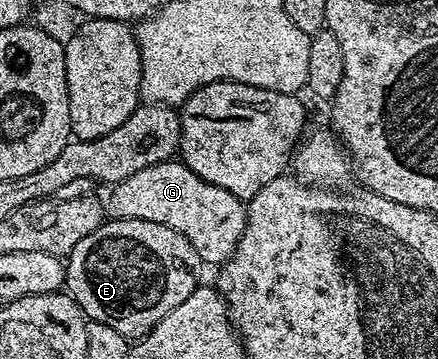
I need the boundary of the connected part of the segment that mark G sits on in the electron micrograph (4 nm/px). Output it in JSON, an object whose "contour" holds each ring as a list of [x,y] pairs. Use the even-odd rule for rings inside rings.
{"contour":[[[171,158],[152,166],[144,166],[144,170],[136,170],[136,174],[128,174],[128,178],[113,185],[107,192],[110,193],[104,196],[104,212],[109,219],[143,220],[144,222],[167,224],[172,230],[184,234],[184,238],[188,238],[188,242],[192,242],[199,261],[203,265],[221,266],[225,264],[227,258],[236,250],[246,229],[246,204],[244,201],[220,186],[212,186],[212,182],[204,182],[204,178],[192,174],[192,170],[188,170],[188,166],[178,158]]]}

